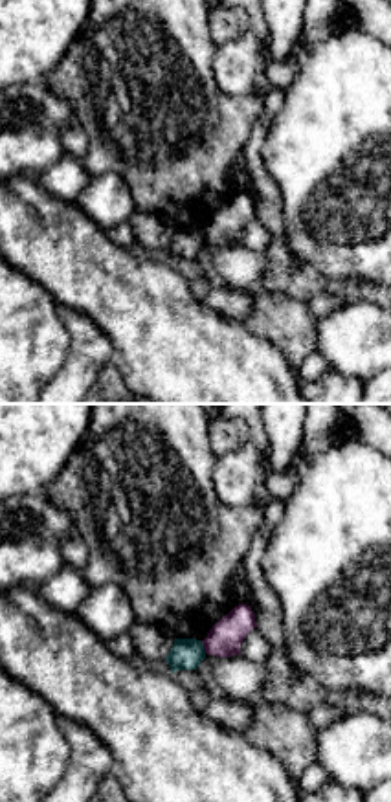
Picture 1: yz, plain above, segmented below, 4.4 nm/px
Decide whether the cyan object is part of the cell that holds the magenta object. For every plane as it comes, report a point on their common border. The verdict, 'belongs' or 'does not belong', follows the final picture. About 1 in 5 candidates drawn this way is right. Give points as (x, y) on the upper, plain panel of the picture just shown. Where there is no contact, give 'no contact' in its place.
(204, 235)

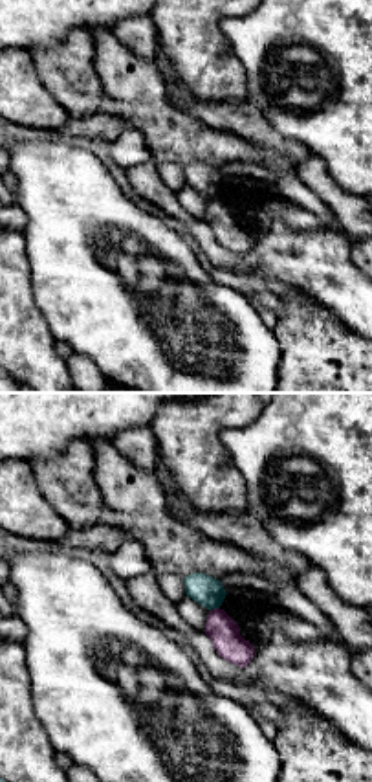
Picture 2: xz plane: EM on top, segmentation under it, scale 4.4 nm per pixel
(213, 199)

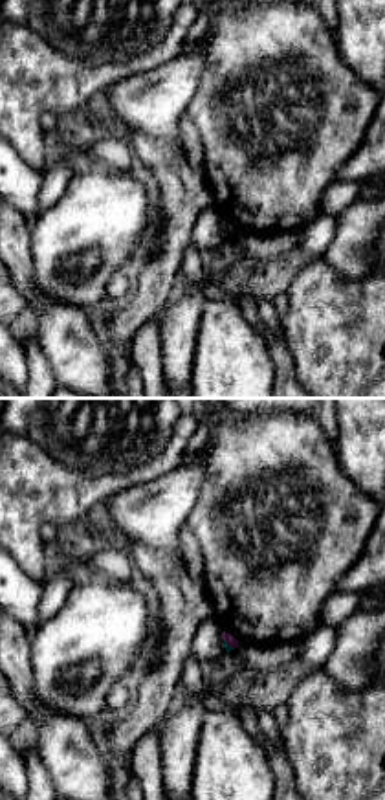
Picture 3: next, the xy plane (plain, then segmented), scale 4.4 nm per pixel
(230, 233)

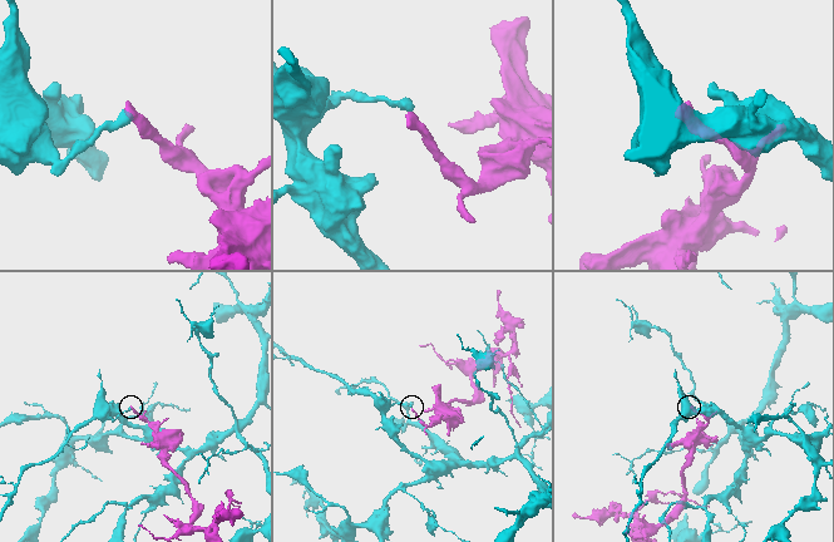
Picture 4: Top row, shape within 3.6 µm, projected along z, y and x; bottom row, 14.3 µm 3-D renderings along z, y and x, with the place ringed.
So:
does not belong

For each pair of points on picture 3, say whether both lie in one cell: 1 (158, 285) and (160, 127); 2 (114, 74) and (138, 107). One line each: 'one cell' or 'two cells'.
1: two cells
2: two cells

